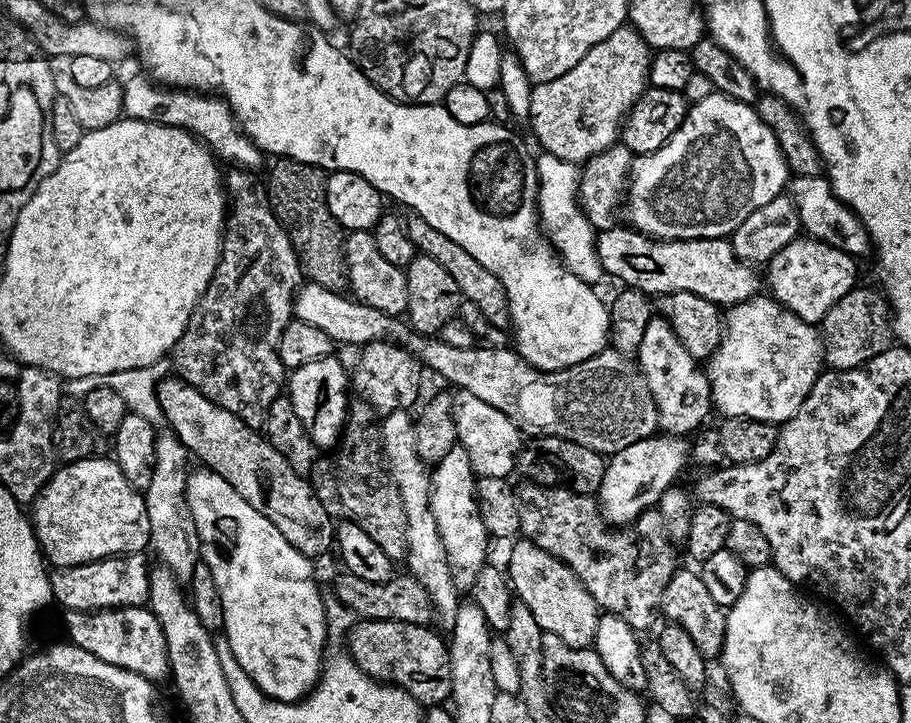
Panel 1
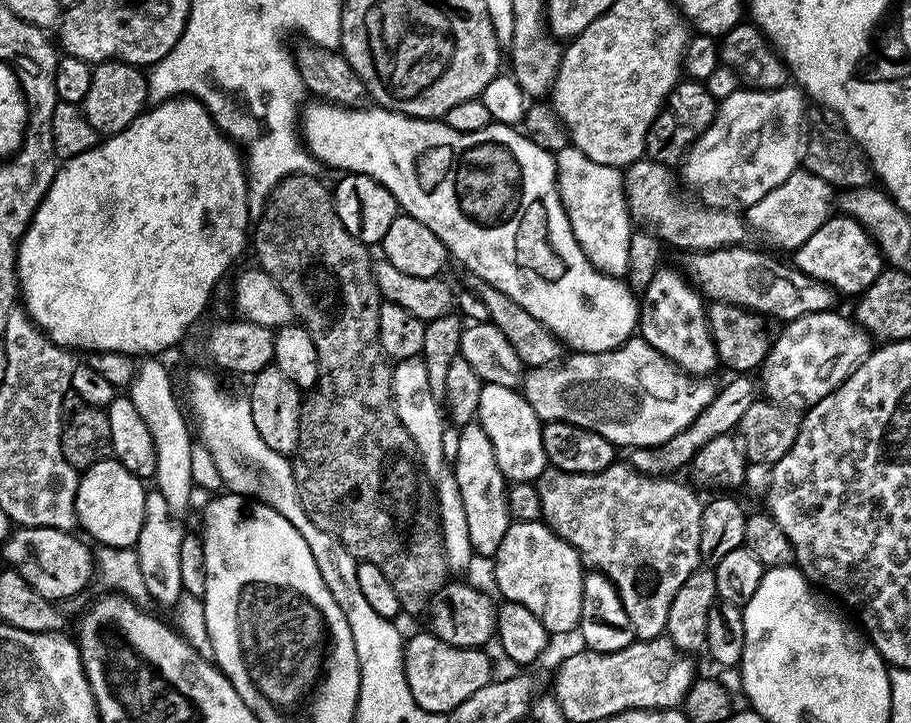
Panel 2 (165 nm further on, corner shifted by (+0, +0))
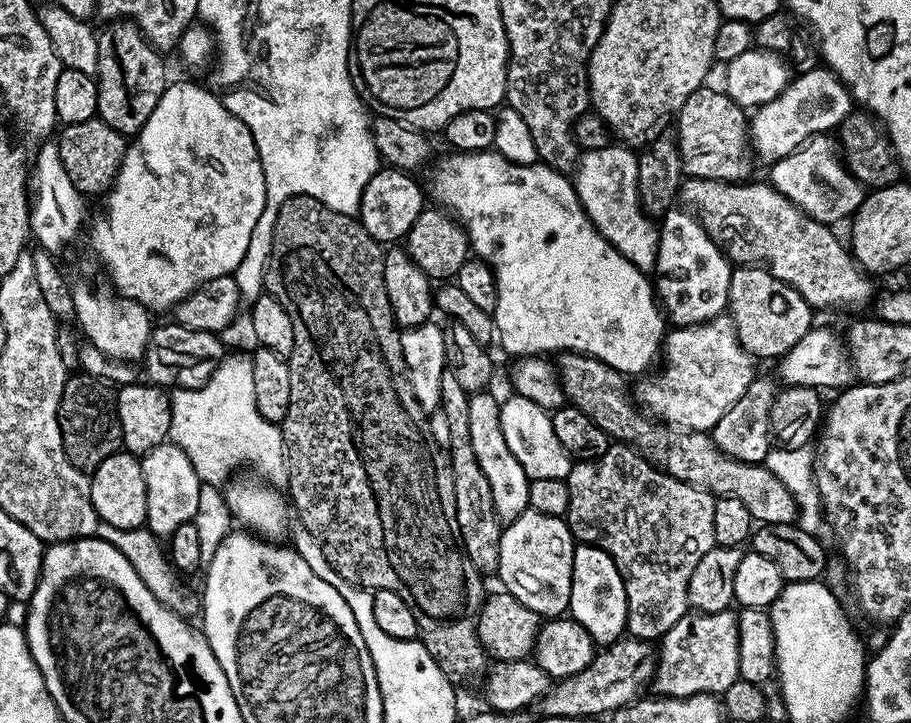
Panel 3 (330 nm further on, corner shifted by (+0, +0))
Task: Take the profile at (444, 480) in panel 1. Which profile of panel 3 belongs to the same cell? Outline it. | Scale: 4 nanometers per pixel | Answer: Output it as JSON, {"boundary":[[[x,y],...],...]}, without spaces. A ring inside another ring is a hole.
{"boundary":[[[491,391],[471,393],[468,397],[470,406],[470,440],[474,442],[474,452],[478,458],[478,466],[482,466],[482,474],[490,482],[492,501],[496,507],[496,517],[505,525],[513,524],[528,507],[528,475],[522,470],[522,462],[510,454],[510,446],[506,446],[506,438],[502,438],[502,422],[500,421],[499,399],[491,396]]]}

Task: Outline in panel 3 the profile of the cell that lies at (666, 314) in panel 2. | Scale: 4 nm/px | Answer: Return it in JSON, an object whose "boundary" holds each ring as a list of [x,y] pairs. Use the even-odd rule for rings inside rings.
{"boundary":[[[673,206],[658,227],[660,249],[654,269],[654,291],[667,319],[677,328],[689,328],[721,315],[728,307],[732,261],[713,242],[698,217],[683,207]]]}

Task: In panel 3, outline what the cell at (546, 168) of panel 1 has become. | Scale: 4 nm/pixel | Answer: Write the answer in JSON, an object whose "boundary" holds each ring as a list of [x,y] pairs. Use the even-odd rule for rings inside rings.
{"boundary":[[[609,146],[598,150],[587,150],[579,157],[574,169],[574,187],[576,197],[584,212],[592,220],[592,225],[620,251],[626,259],[638,269],[639,272],[648,274],[656,267],[658,250],[660,249],[660,229],[657,221],[644,211],[640,202],[640,191],[638,190],[638,160],[637,153],[628,146]]]}

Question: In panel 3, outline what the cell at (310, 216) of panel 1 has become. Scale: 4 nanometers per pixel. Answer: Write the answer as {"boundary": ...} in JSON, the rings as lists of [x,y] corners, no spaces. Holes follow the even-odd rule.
{"boundary":[[[291,196],[282,202],[278,210],[278,218],[274,222],[274,230],[270,233],[272,249],[266,261],[264,272],[264,288],[267,295],[278,298],[282,306],[290,314],[290,322],[294,322],[294,346],[287,353],[286,359],[290,370],[290,410],[282,421],[284,433],[284,455],[288,462],[288,479],[286,489],[292,494],[291,505],[300,514],[299,523],[307,529],[319,544],[322,552],[335,573],[343,581],[357,585],[365,590],[386,588],[394,590],[404,597],[404,601],[412,607],[416,621],[420,623],[419,639],[426,646],[428,653],[435,658],[438,666],[448,675],[453,685],[461,686],[467,680],[476,680],[485,675],[490,664],[490,656],[480,636],[476,632],[476,620],[480,617],[480,608],[486,599],[481,573],[470,562],[460,541],[458,518],[456,517],[456,487],[452,473],[452,461],[447,451],[434,440],[429,424],[429,413],[418,406],[414,398],[414,386],[410,386],[410,378],[406,370],[406,362],[402,358],[401,329],[396,323],[390,298],[386,294],[386,278],[384,277],[385,249],[362,227],[356,216],[347,216],[338,210],[332,210],[318,198],[313,196]]]}

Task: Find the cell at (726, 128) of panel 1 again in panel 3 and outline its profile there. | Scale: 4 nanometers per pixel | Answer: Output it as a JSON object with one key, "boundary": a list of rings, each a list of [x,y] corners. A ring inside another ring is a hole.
{"boundary":[[[812,66],[795,77],[791,84],[788,84],[774,102],[766,102],[758,109],[755,109],[750,116],[750,143],[755,155],[760,156],[767,162],[781,160],[784,156],[789,156],[796,148],[801,148],[811,136],[831,133],[839,129],[843,122],[854,110],[852,93],[849,92],[847,85],[840,80],[839,76],[827,66]]]}

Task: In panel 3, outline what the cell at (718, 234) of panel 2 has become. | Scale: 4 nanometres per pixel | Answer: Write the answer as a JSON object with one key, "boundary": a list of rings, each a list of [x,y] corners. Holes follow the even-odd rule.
{"boundary":[[[695,174],[689,175],[680,185],[679,203],[687,211],[696,215],[700,225],[710,234],[710,238],[723,250],[725,256],[736,266],[770,266],[770,271],[779,280],[786,282],[813,309],[836,308],[839,304],[852,304],[864,300],[872,292],[873,277],[856,262],[851,251],[835,236],[827,224],[807,216],[797,204],[790,202],[771,183],[733,182],[730,180],[711,180]]]}

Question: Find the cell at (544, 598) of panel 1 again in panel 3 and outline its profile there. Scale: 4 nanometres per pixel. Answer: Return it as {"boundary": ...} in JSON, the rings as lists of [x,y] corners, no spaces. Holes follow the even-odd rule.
{"boundary":[[[527,511],[507,525],[500,534],[500,557],[496,572],[502,583],[503,591],[508,592],[522,606],[534,610],[541,618],[560,618],[568,612],[570,586],[572,585],[572,550],[574,537],[568,528],[567,519],[541,512]]]}

